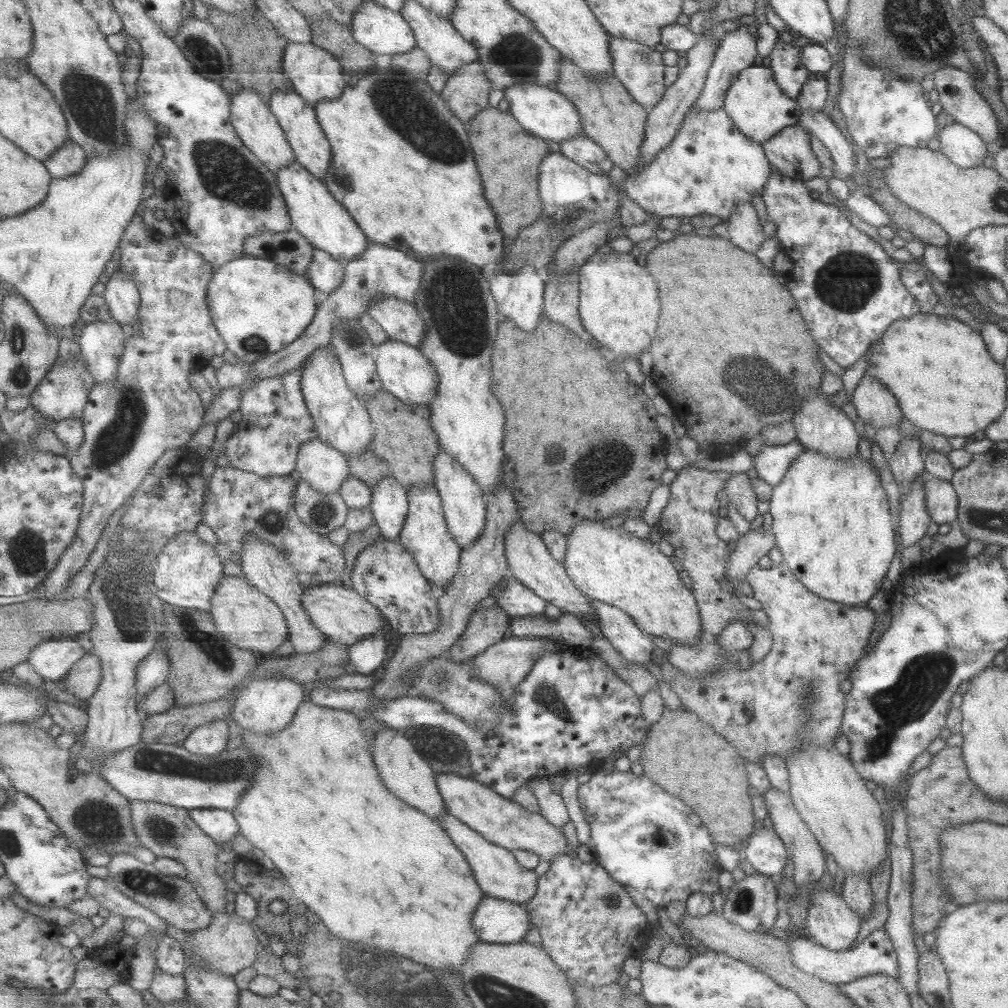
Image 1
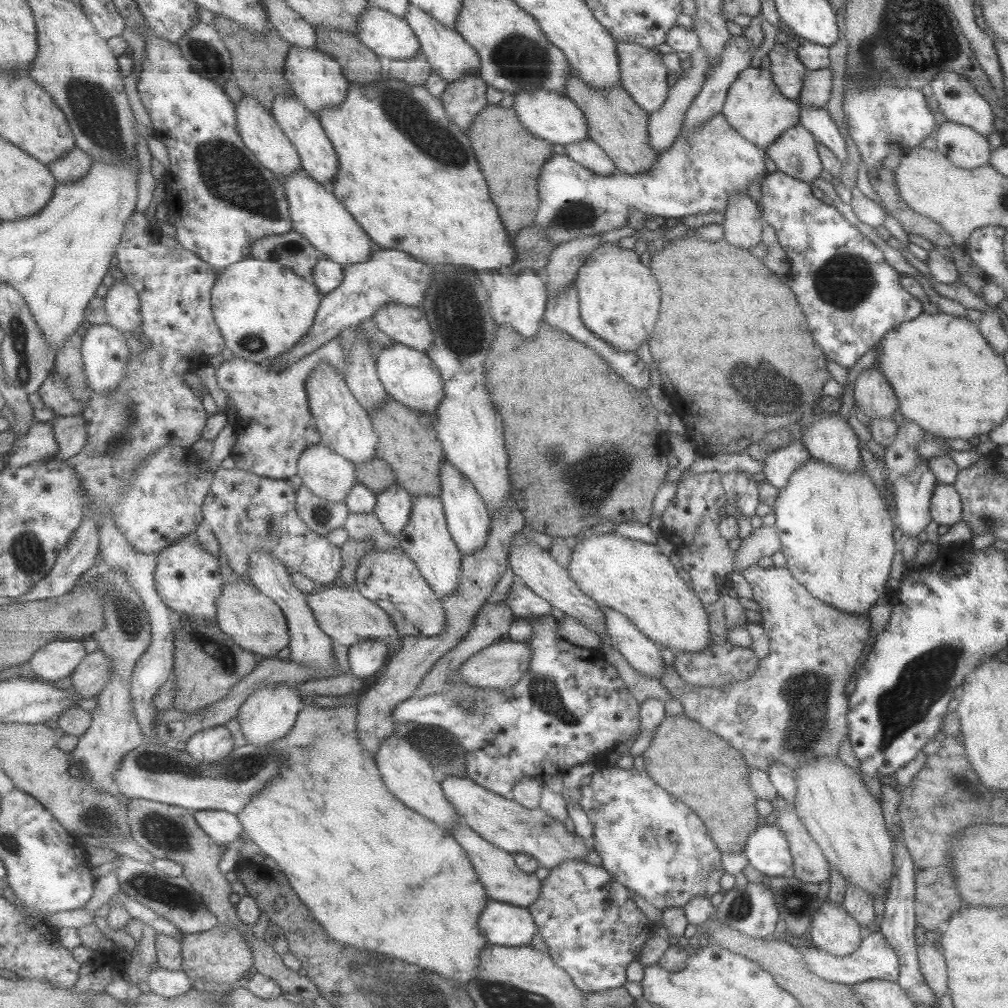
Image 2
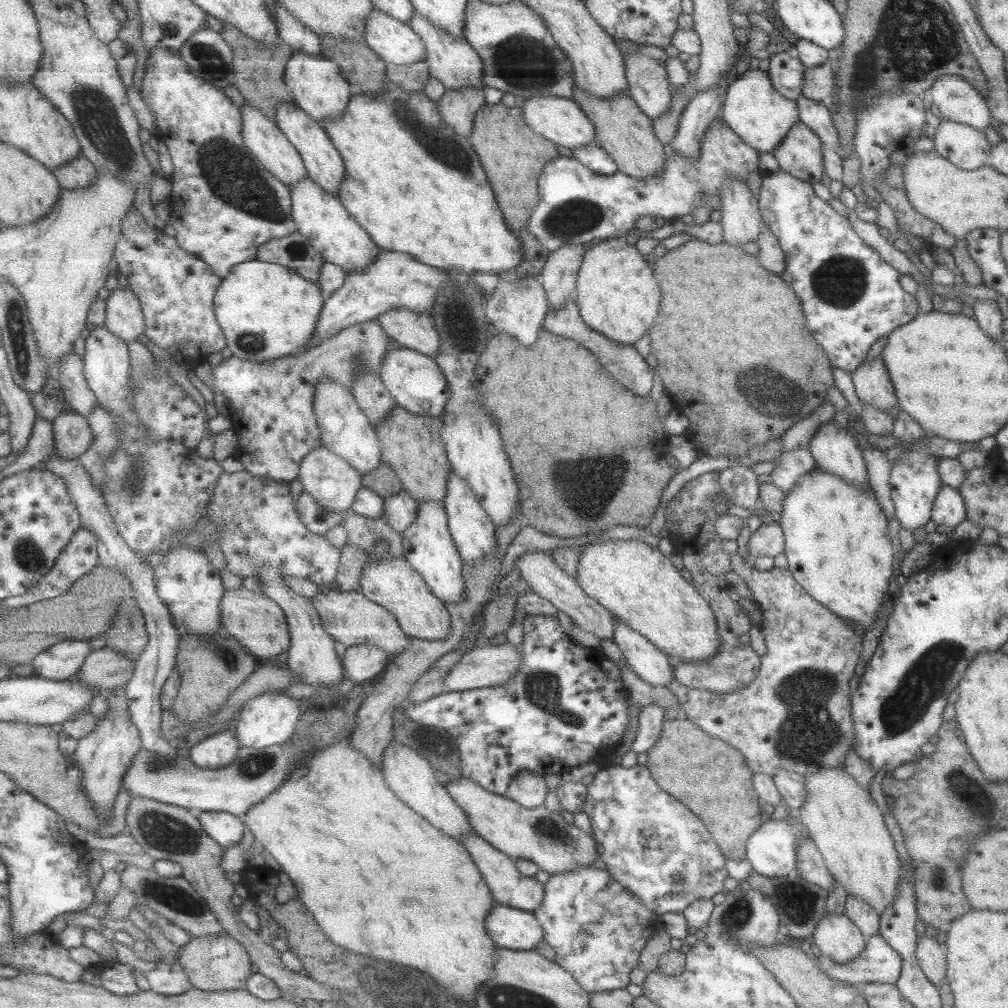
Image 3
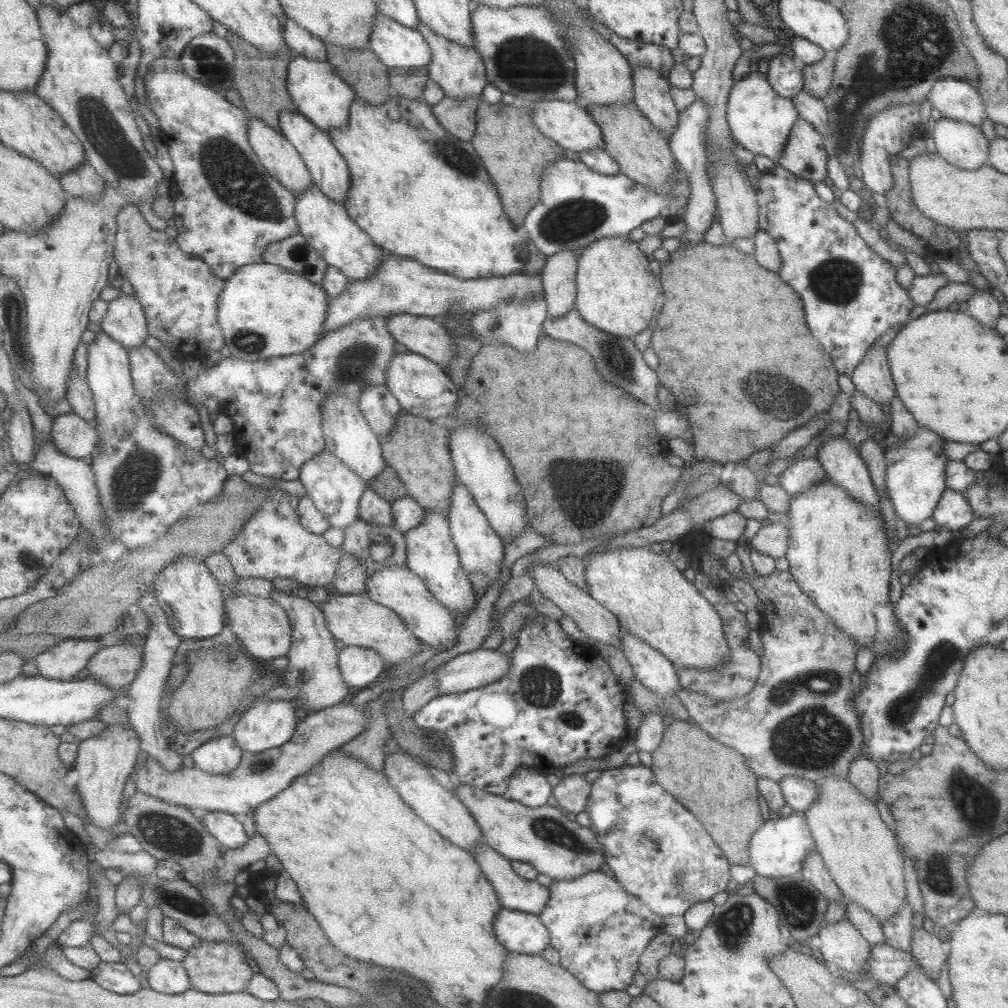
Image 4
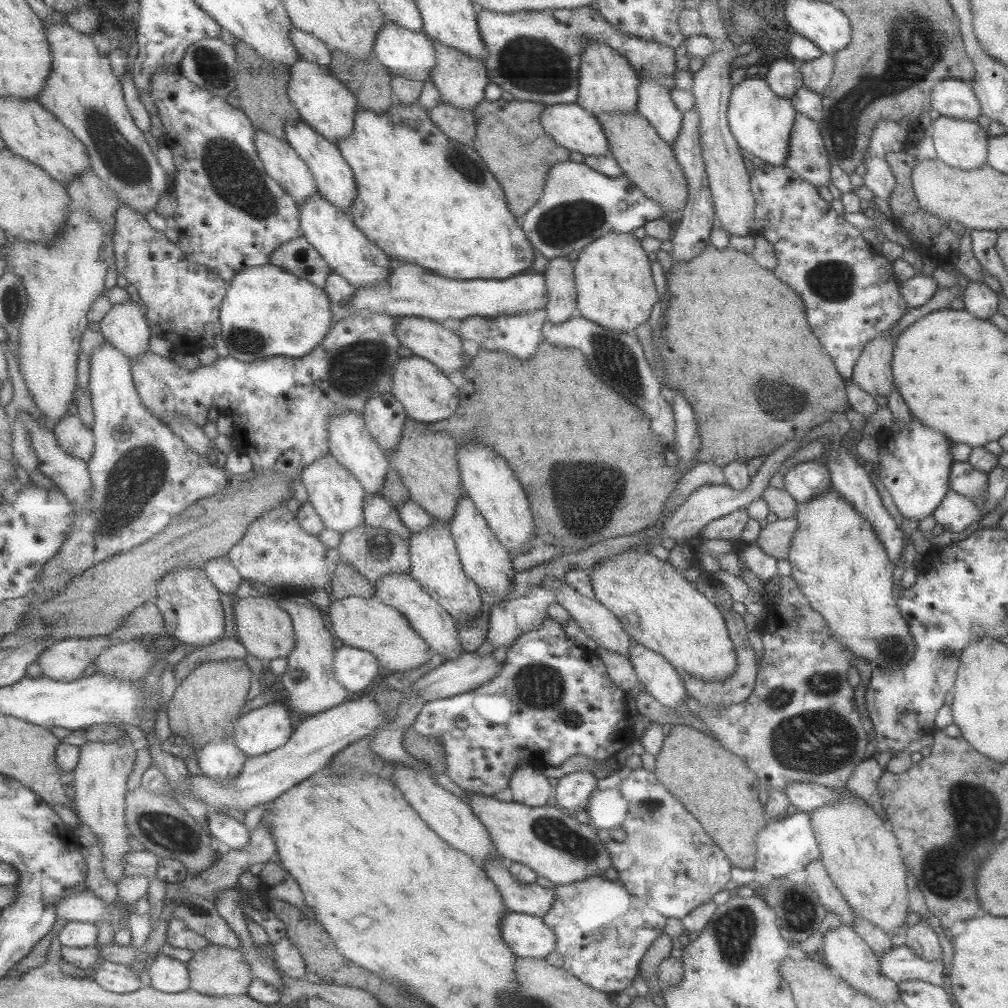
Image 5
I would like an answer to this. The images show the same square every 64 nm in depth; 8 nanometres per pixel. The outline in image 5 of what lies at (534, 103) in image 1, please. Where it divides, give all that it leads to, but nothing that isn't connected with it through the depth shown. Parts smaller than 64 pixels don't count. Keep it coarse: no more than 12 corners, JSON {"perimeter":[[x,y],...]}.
{"perimeter":[[577,102],[546,106],[541,123],[583,156],[610,153],[602,124]]}

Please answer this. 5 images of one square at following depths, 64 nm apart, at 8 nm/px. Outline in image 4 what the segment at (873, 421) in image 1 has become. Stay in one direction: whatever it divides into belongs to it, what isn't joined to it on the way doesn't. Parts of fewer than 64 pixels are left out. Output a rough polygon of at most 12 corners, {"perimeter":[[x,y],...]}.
{"perimeter":[[870,346],[850,377],[877,404],[896,396],[883,347]]}

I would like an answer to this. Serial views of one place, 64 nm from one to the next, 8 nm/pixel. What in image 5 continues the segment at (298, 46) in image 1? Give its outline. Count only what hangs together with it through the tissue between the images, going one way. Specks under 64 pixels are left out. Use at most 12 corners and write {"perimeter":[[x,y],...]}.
{"perimeter":[[292,64],[290,99],[333,144],[355,134],[359,100],[329,66]]}

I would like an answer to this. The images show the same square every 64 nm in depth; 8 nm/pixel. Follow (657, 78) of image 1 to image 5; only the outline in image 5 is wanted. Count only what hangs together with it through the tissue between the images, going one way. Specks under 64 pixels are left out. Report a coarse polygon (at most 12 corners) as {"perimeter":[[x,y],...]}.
{"perimeter":[[639,78],[636,111],[671,146],[682,113],[669,90]]}

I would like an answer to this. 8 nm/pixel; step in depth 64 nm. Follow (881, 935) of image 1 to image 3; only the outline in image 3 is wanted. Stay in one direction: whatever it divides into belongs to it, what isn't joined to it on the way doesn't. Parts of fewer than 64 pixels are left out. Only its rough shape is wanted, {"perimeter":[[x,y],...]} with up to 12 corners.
{"perimeter":[[877,933],[849,962],[833,961],[825,976],[856,987],[891,983],[900,956]]}

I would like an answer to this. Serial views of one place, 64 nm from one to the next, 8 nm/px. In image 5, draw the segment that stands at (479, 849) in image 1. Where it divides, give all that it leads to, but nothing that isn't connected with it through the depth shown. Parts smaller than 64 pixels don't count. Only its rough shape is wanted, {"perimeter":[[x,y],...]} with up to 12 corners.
{"perimeter":[[505,859],[483,868],[511,911],[545,918],[557,896],[554,886],[522,883]]}

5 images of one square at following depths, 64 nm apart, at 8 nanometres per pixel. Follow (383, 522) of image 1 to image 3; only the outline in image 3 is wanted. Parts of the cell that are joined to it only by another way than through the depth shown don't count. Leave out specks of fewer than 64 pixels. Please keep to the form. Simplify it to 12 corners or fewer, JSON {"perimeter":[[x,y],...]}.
{"perimeter":[[403,489],[384,497],[384,519],[404,533],[420,502]]}

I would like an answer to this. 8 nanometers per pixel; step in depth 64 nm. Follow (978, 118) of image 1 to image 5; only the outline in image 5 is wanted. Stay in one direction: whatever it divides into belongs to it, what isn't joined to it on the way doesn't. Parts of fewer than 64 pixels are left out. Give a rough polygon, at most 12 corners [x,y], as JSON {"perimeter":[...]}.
{"perimeter":[[943,79],[930,90],[939,115],[977,121],[971,83]]}

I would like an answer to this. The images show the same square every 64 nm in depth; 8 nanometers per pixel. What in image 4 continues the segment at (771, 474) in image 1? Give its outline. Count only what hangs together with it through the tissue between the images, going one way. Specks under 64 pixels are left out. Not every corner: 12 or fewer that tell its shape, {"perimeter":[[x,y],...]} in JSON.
{"perimeter":[[799,457],[776,479],[792,497],[825,477],[815,457]]}

